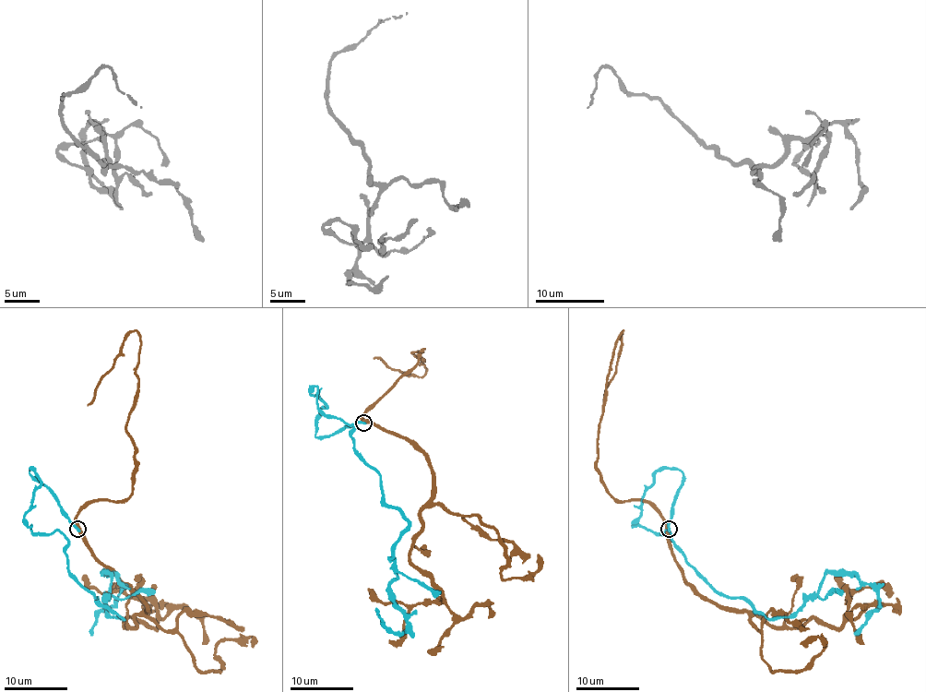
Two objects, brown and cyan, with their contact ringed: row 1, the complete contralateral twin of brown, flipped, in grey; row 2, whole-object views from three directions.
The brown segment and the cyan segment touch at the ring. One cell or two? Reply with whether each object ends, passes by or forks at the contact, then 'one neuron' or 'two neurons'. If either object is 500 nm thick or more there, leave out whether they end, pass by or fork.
brown passes by; cyan ends there; two neurons

